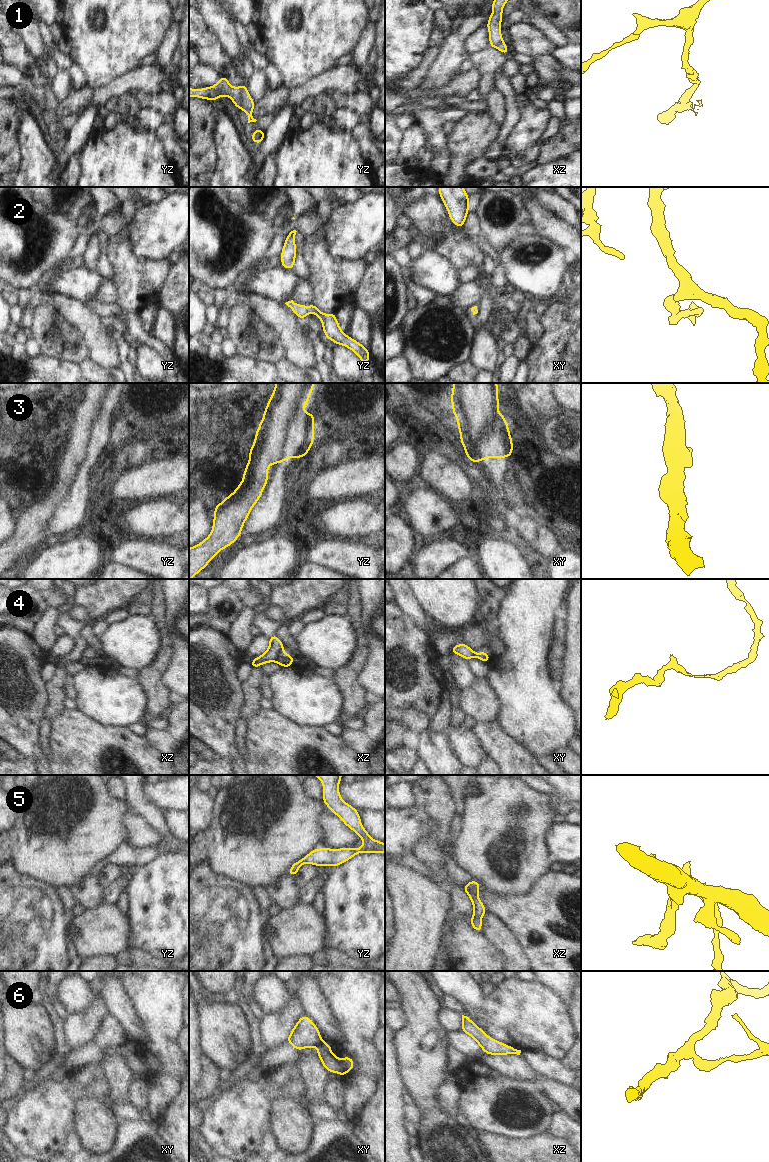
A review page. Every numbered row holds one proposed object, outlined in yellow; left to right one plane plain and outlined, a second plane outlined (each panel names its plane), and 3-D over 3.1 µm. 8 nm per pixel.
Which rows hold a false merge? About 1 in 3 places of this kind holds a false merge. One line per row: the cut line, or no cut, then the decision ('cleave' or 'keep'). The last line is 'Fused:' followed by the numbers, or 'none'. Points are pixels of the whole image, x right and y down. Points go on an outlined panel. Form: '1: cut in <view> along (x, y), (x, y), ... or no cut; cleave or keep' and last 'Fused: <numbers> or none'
1: cut in yz along (239, 87), (240, 108); cleave
2: no cut; keep
3: cut in yz along (302, 411), (287, 427), (282, 446), (287, 458); cleave
4: cut in xz along (283, 652), (274, 661); cleave
5: no cut; keep
6: cut in xy along (322, 1040), (316, 1047); cleave
Fused: 1, 3, 4, 6

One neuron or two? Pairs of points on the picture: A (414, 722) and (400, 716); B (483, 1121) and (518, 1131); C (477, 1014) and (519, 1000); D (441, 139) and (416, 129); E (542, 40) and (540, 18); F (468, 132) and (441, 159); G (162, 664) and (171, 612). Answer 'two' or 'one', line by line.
A: one
B: one
C: one
D: two
E: two
F: two
G: two

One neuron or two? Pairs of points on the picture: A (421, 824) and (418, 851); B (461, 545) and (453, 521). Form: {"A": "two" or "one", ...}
{"A": "two", "B": "two"}

